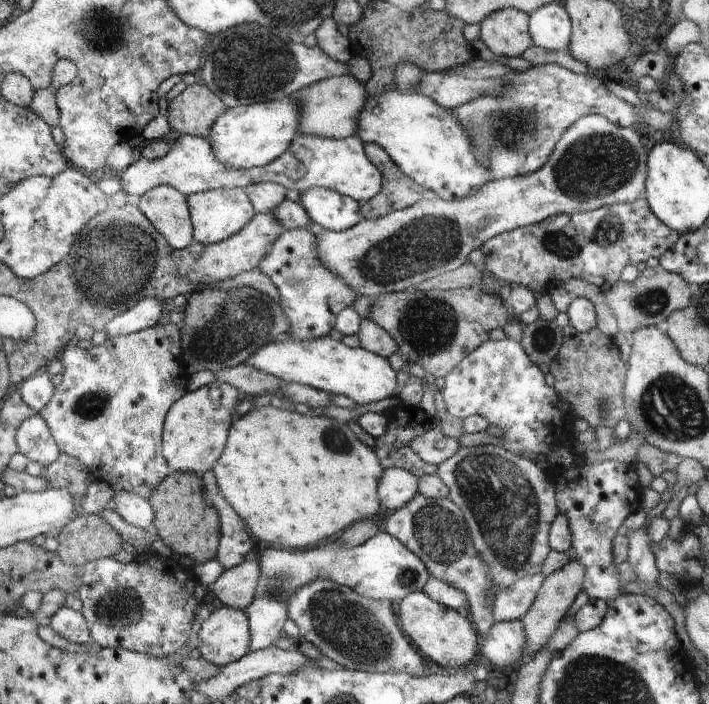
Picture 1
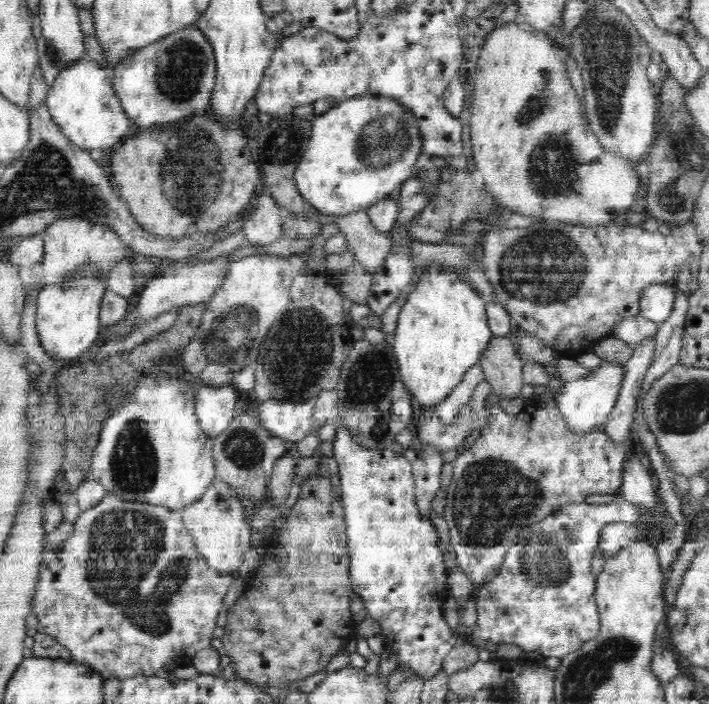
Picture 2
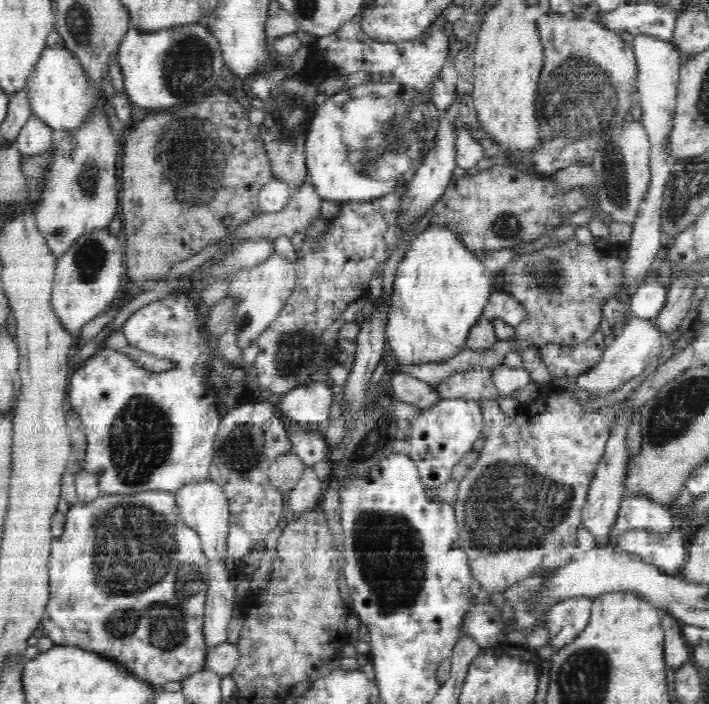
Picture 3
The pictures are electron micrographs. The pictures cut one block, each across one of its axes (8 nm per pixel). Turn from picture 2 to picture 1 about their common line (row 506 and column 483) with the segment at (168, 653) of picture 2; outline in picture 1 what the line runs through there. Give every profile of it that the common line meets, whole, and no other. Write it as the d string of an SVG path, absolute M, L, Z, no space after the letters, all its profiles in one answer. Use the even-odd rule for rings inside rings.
M557 64L533 66L523 72L507 72L501 78L501 90L495 96L481 94L451 112L459 116L471 134L477 158L491 170L491 180L531 176L531 172L539 172L539 168L543 168L543 164L553 156L553 150L567 128L587 114L603 116L613 126L631 130L639 130L639 124L647 124L653 126L655 132L667 132L673 124L671 114L625 104L623 100L617 100L599 82L599 78L593 78L593 74L573 74Z

